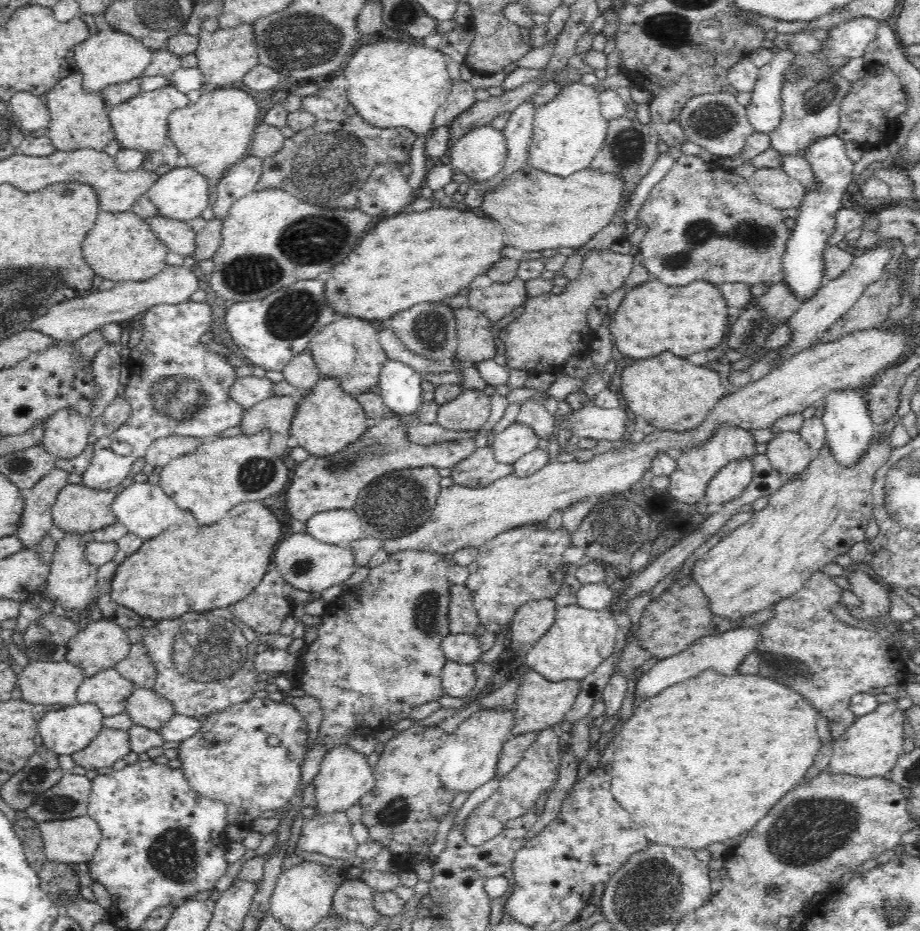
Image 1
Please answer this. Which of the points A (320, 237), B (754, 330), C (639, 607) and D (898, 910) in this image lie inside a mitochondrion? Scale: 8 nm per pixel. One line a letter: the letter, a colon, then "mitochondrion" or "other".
A: mitochondrion
B: mitochondrion
C: other
D: mitochondrion

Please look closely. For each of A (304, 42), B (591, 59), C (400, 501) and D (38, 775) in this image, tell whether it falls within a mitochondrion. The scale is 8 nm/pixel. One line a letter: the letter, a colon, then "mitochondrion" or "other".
A: mitochondrion
B: other
C: mitochondrion
D: mitochondrion

